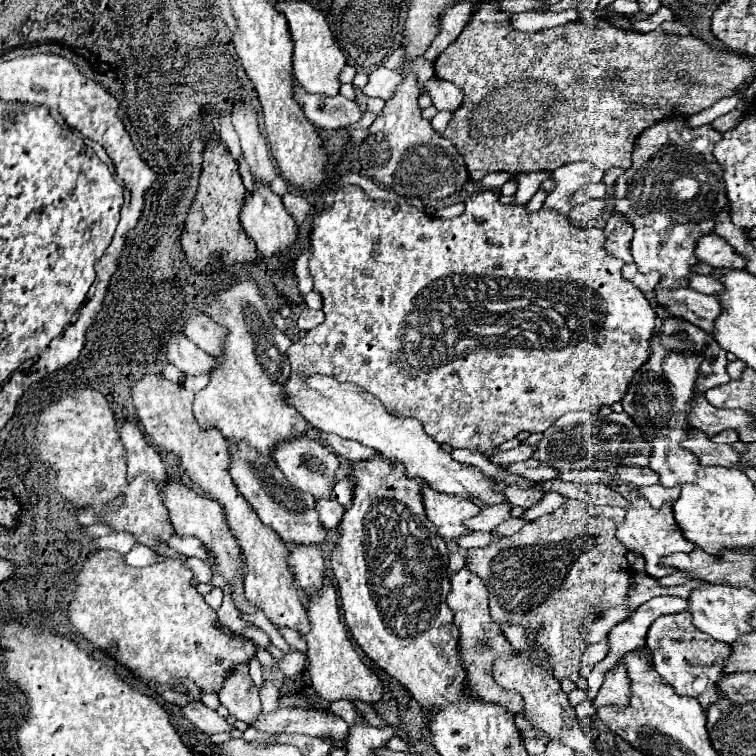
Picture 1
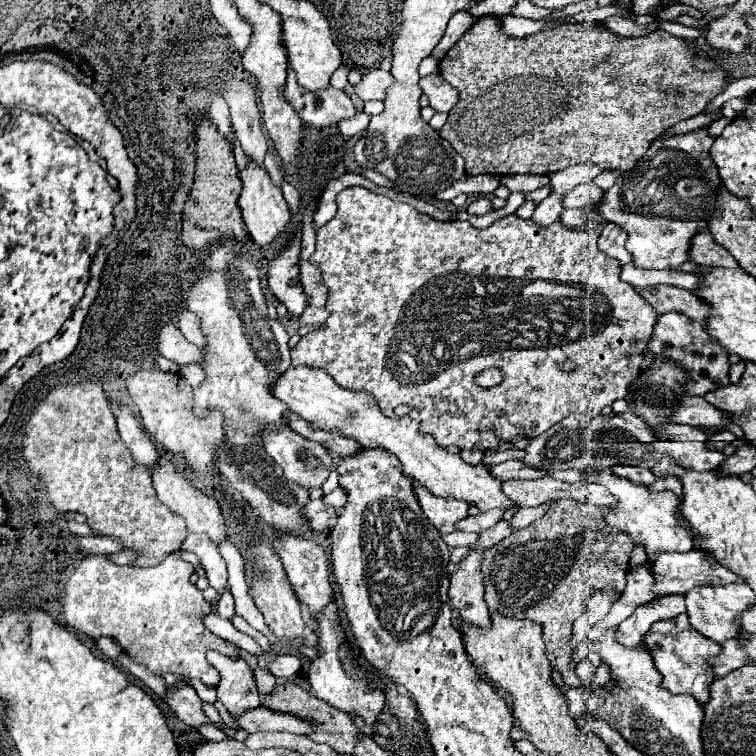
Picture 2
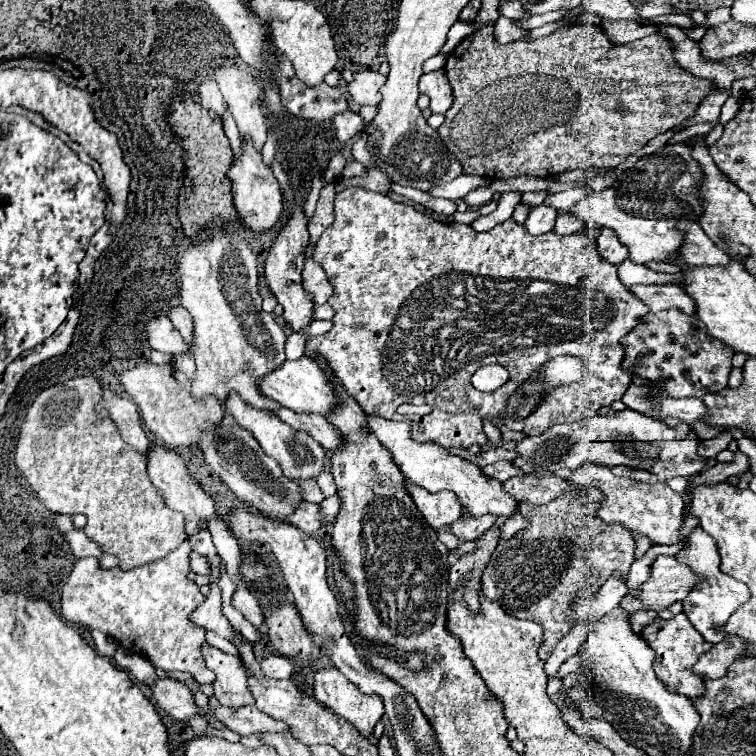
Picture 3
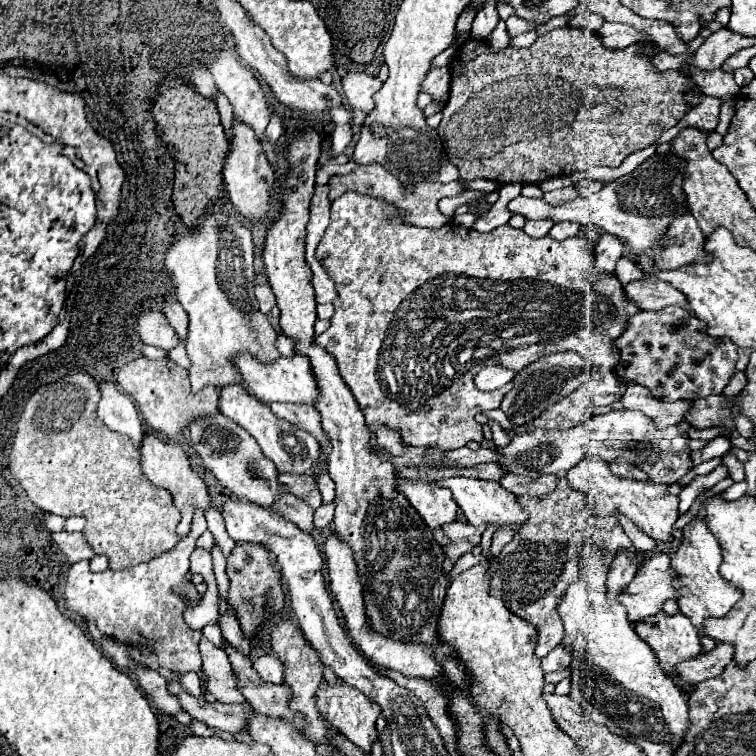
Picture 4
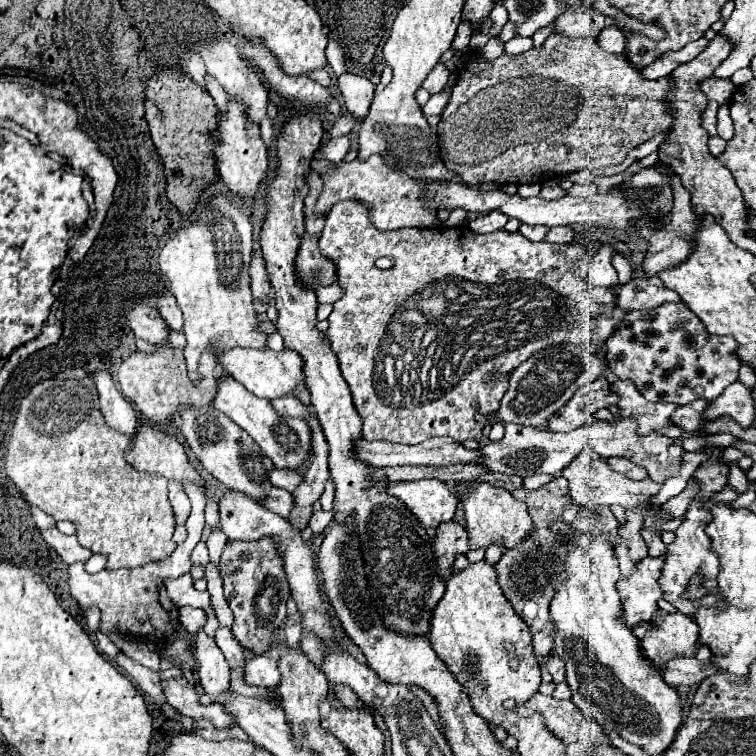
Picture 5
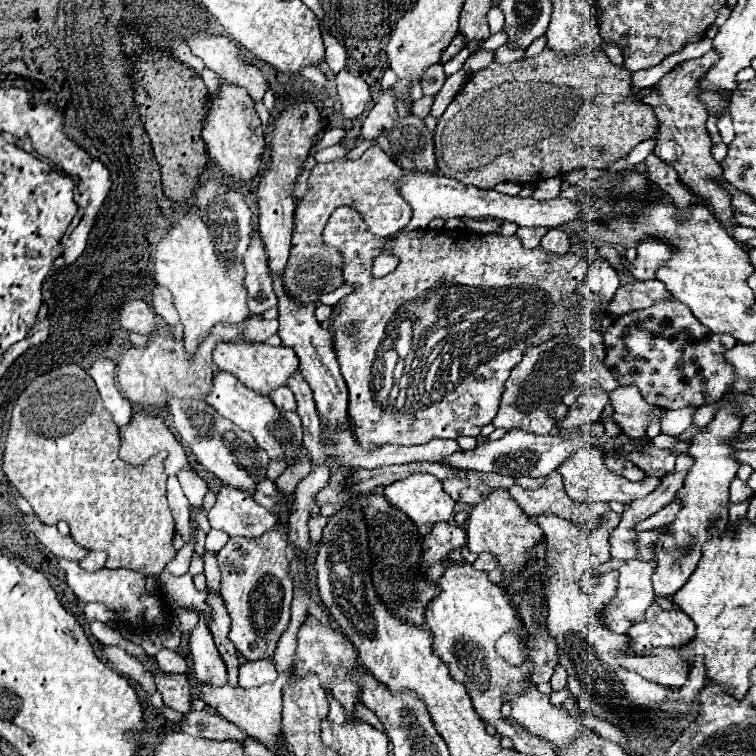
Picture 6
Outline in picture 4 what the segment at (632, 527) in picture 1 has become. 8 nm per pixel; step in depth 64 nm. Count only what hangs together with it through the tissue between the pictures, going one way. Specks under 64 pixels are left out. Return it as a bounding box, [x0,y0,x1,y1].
[566,454,678,542]

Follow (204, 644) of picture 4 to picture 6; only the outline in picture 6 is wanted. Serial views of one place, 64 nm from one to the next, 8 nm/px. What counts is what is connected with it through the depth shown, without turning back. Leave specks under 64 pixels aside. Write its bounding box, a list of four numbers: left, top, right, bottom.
[190,608,228,684]

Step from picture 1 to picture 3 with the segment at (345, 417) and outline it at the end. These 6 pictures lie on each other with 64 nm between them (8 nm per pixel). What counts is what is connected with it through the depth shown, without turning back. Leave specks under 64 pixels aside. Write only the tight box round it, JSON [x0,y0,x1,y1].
[258,356,518,518]

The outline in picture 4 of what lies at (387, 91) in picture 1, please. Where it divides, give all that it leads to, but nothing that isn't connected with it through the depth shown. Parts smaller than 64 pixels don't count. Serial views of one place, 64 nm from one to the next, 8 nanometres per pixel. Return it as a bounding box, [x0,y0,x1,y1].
[342,72,382,112]

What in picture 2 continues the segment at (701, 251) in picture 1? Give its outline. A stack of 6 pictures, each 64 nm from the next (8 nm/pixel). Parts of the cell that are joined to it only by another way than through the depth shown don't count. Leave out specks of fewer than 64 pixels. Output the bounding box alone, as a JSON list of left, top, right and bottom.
[688,230,738,268]

